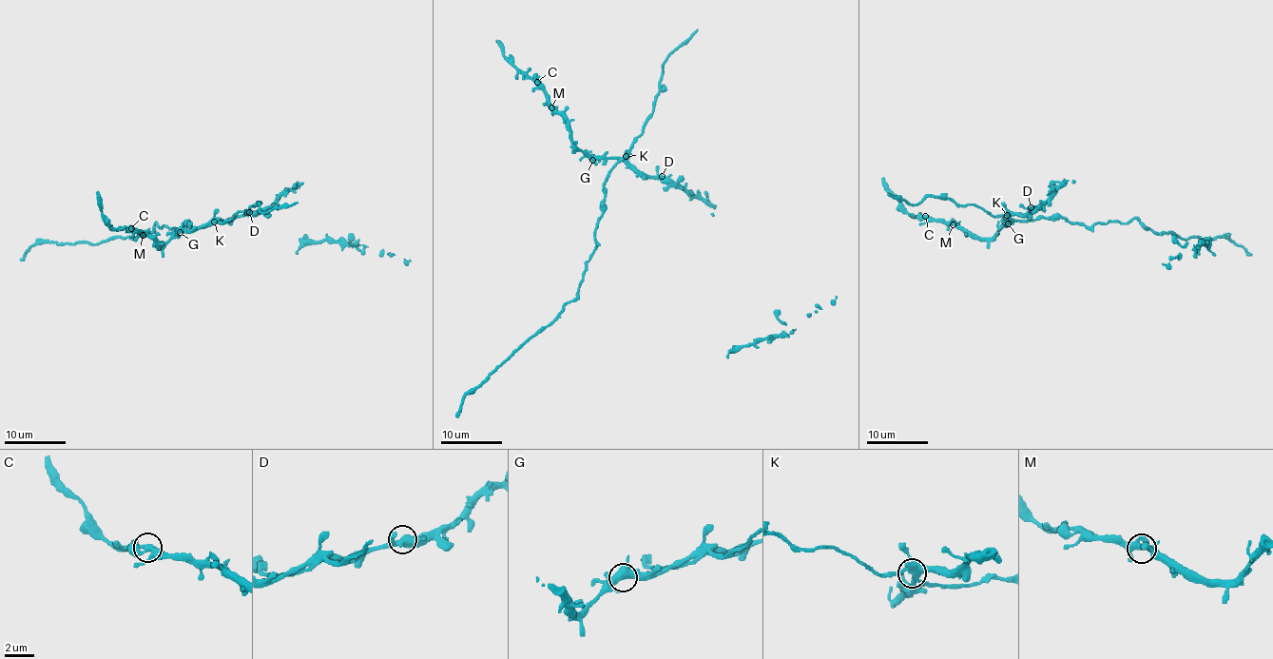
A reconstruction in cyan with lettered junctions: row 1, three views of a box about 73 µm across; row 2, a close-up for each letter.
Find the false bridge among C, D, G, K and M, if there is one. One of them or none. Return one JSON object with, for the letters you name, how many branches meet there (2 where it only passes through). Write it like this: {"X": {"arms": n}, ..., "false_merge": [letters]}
{"K": {"arms": 5}, "false_merge": ["K"]}

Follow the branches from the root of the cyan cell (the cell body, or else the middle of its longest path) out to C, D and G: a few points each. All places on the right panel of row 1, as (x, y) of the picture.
C: (1020, 220), (1010, 217), (991, 237), (974, 237), (951, 222), (930, 221), (925, 216)
D: (1020, 220), (1011, 217), (1024, 215), (1031, 207)
G: (1020, 220), (1010, 217), (1008, 223)

